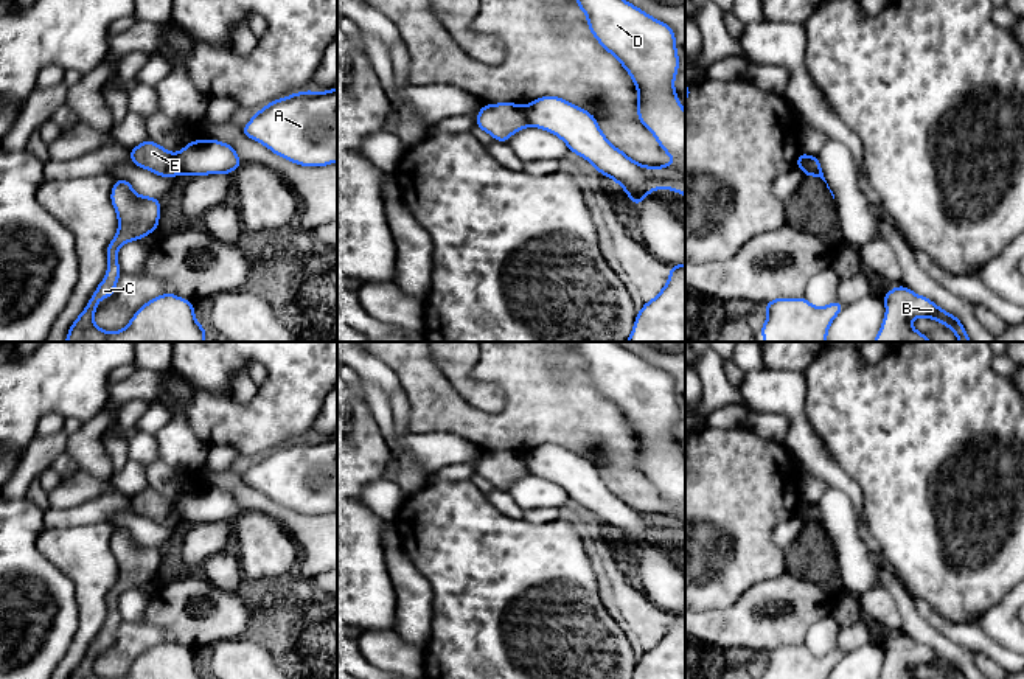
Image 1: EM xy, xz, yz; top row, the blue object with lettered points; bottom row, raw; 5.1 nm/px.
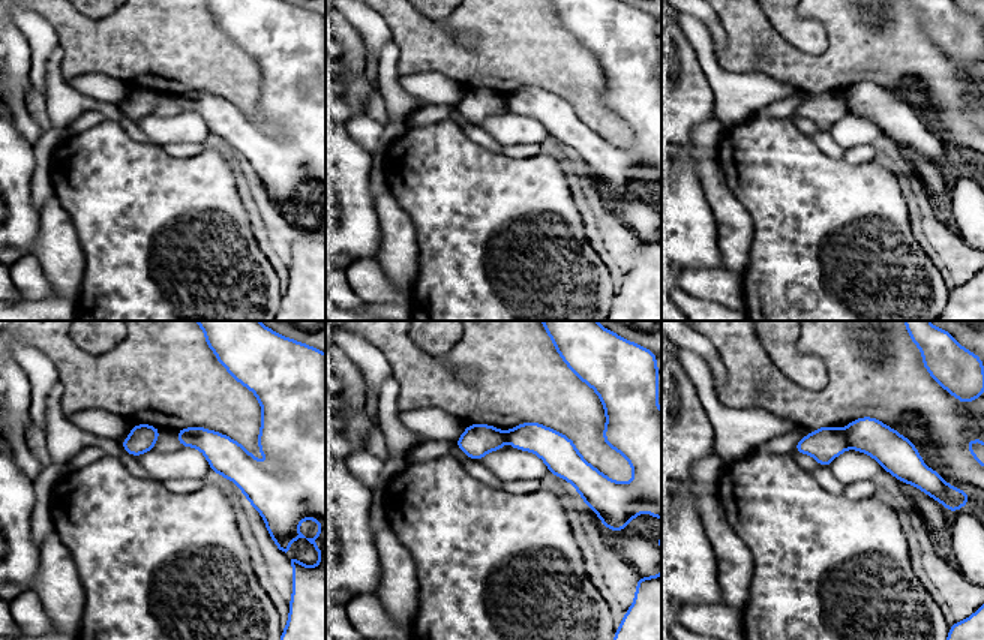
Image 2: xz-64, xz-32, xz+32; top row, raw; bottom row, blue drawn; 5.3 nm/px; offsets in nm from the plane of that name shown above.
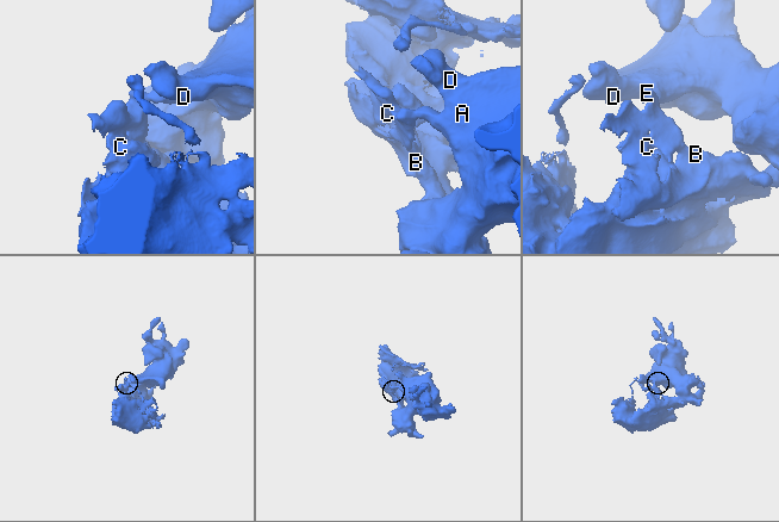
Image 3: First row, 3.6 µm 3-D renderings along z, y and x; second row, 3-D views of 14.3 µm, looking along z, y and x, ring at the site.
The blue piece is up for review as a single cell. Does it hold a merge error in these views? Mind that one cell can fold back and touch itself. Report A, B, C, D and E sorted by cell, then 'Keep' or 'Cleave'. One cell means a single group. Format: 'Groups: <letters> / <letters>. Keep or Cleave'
Groups: A D / B C E. Cleave

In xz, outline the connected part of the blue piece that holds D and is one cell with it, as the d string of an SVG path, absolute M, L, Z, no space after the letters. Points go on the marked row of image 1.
M575 0L575 3L586 14L592 36L632 78L639 96L639 121L654 135L662 151L676 162L646 166L631 160L609 143L592 113L553 95L524 106L528 124L559 137L569 151L590 162L600 174L615 180L632 205L640 205L654 190L670 188L685 197L685 110L674 90L679 56L673 28L626 0Z

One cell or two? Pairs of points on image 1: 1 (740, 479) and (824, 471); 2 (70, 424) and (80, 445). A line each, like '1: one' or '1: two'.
1: two
2: two

